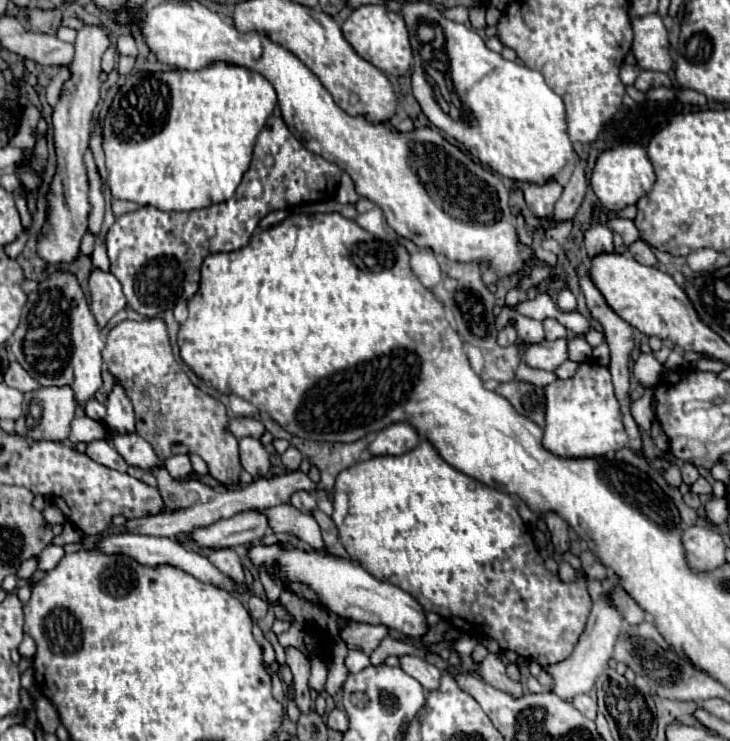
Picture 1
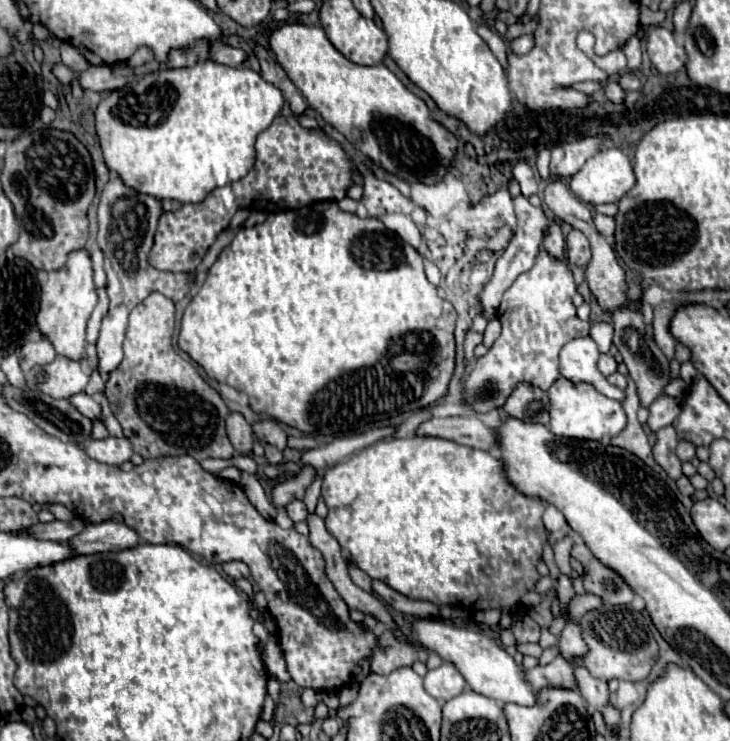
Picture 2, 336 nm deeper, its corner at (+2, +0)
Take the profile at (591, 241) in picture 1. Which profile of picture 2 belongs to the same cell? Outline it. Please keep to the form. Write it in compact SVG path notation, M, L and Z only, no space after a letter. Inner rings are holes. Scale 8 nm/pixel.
M570 231L566 237L568 247L568 261L570 265L586 265L590 261L590 243L580 231Z

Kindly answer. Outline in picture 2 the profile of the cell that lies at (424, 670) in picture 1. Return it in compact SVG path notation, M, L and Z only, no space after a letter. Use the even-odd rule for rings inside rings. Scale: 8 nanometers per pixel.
M442 663L440 667L428 671L428 675L424 677L424 687L432 697L444 703L460 695L466 687L466 681L454 663Z

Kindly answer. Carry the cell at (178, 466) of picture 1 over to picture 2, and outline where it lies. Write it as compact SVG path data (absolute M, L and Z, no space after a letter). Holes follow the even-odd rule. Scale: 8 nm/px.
M204 459L200 465L206 469L206 471L210 471L210 473L220 473L220 469L224 469L224 467L230 467L230 465L234 465L236 461L234 459L230 459L230 461L218 461L218 459Z

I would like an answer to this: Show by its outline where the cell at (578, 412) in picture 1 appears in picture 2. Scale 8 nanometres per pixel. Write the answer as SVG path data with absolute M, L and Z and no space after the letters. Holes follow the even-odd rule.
M560 377L552 383L548 395L550 395L550 431L554 435L598 441L602 437L614 437L626 425L626 413L620 401L602 395L600 391L592 389L592 385L574 383Z

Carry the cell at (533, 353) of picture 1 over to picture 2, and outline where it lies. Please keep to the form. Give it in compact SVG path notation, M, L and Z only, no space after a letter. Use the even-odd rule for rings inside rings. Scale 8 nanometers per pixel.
M580 337L564 345L564 349L560 351L560 373L574 383L588 383L606 397L622 401L624 391L606 381L606 377L598 369L598 359L600 351L596 343L590 337Z

